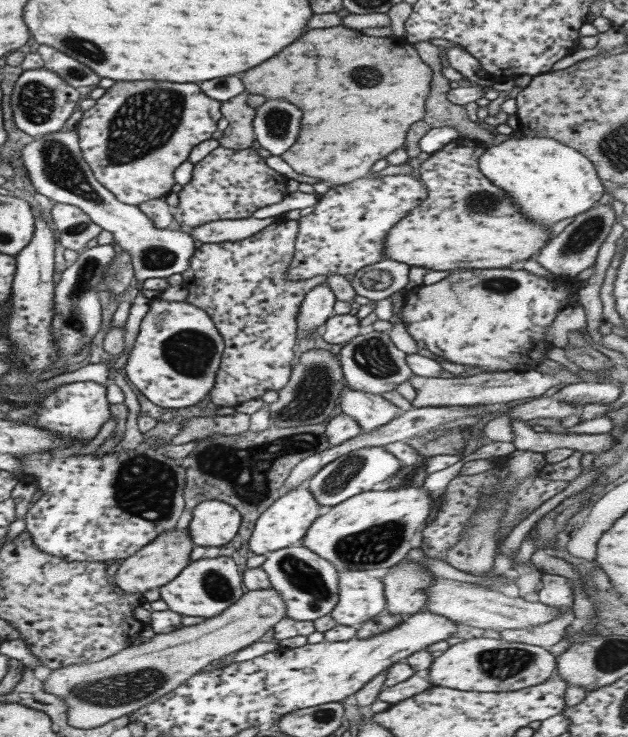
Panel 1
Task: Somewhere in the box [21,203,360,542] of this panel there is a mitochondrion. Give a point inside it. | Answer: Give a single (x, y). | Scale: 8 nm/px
(248, 473)

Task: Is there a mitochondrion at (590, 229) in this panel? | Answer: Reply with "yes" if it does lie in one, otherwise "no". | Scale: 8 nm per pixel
yes

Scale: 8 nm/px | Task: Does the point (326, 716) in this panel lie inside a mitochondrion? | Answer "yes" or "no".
yes

